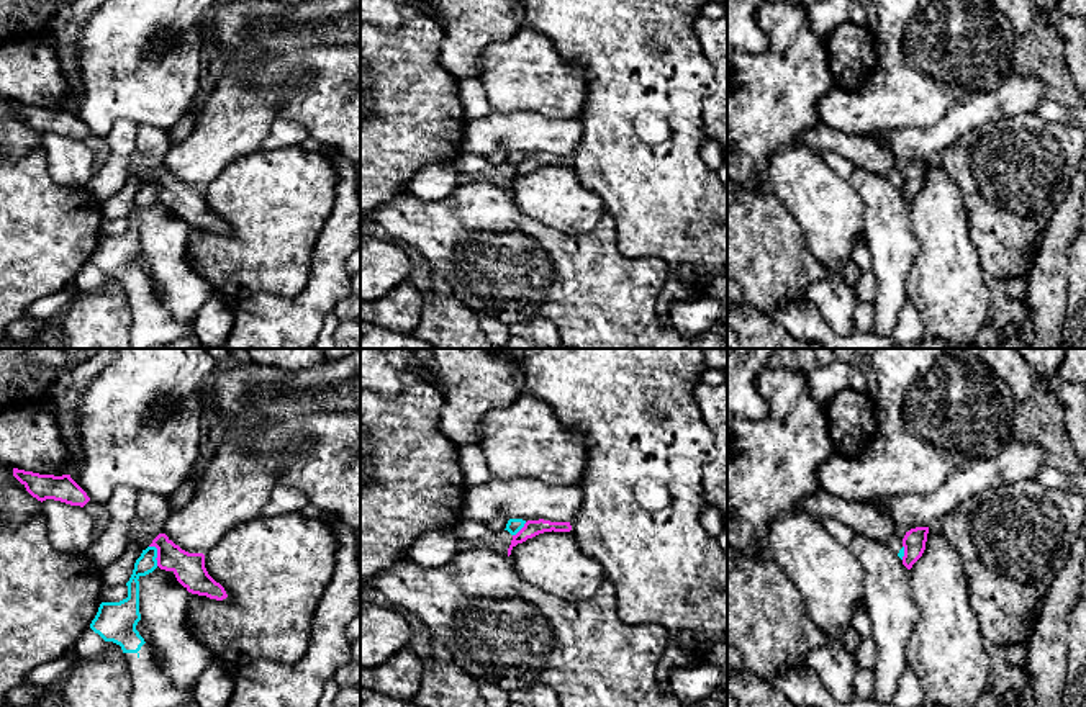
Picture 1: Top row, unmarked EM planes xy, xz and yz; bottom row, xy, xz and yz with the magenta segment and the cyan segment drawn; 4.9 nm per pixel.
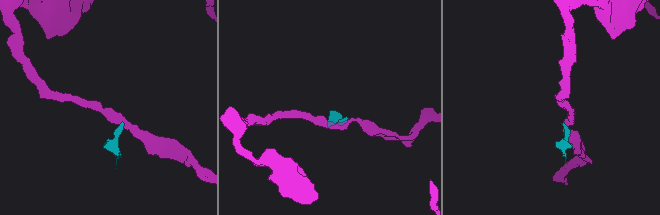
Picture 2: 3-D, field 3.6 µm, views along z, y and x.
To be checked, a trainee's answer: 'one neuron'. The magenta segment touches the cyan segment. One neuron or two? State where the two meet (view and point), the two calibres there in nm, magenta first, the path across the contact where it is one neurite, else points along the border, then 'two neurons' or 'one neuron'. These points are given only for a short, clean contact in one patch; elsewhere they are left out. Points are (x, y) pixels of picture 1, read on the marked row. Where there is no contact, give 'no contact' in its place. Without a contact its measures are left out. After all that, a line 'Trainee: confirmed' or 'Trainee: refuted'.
xy (158, 553) | 160/100 nm | along xy (149, 545), (156, 549), (158, 565) | two neurons
Trainee: refuted

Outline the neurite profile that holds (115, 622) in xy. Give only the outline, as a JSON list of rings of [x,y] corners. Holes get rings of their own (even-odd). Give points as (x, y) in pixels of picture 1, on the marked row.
[[[147,547],[134,563],[128,597],[102,602],[90,628],[105,642],[121,646],[131,674],[129,707],[177,707],[193,700],[193,691],[177,689],[151,661],[149,646],[136,630],[139,614],[139,578],[157,568],[157,548]]]

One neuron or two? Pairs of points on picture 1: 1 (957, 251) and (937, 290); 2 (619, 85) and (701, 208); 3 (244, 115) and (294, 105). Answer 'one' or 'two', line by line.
1: one
2: one
3: two

